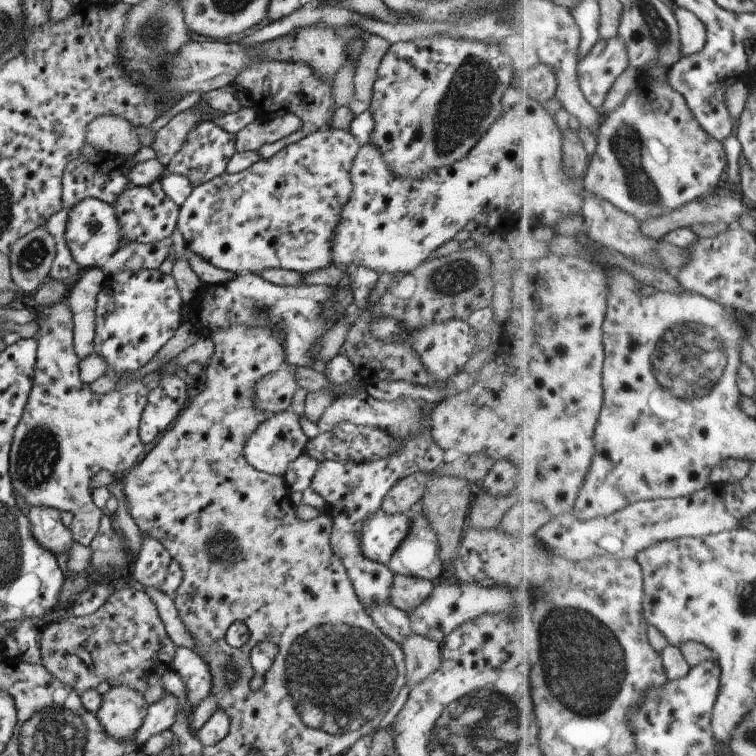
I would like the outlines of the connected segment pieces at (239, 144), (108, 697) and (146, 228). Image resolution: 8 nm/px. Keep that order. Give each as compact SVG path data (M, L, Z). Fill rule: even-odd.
M291 113L276 119L255 120L236 135L235 150L258 151L263 145L286 139L302 126L302 120Z
M123 685L109 688L107 692L102 691L102 696L102 705L95 713L95 716L98 718L103 730L114 739L130 739L145 720L149 705L136 690Z
M160 181L142 187L131 186L112 205L123 228L123 246L128 243L147 244L171 236L176 229L179 208L162 191Z

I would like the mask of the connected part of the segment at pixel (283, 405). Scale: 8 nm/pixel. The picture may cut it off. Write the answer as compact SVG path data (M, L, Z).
M285 365L256 384L255 405L267 416L286 411L298 390L295 370Z

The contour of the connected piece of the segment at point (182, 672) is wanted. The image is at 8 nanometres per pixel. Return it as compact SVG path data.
M177 647L173 661L173 670L184 680L188 693L186 704L189 711L196 707L213 688L211 667L199 656L198 652Z

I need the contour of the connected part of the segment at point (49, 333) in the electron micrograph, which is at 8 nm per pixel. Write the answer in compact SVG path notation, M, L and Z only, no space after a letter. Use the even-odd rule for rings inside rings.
M66 298L54 307L44 307L44 311L35 313L36 318L41 316L43 319L40 330L34 336L38 340L35 378L9 453L11 484L13 492L18 492L32 506L49 506L71 512L75 518L72 529L75 542L89 547L96 537L102 516L107 512L94 505L92 478L101 470L121 478L138 463L140 456L144 456L146 448L139 438L139 425L150 387L137 381L126 384L124 388L115 388L108 394L94 394L80 377L81 359L74 349L73 315Z

